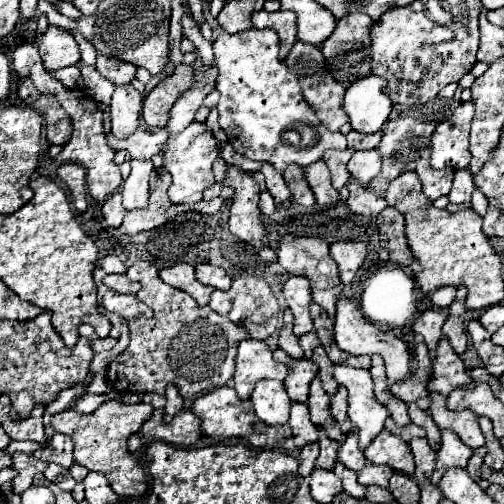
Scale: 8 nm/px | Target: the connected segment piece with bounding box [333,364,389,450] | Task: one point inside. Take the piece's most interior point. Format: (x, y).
(366, 413)

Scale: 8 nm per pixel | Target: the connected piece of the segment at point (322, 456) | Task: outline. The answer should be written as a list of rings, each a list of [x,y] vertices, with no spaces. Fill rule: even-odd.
[[[321,432],[321,436],[319,436],[317,442],[319,442],[321,450],[319,450],[319,456],[317,456],[317,460],[315,460],[315,468],[327,468],[327,470],[331,470],[331,468],[333,468],[333,462],[337,460],[339,442],[327,438],[325,432]]]

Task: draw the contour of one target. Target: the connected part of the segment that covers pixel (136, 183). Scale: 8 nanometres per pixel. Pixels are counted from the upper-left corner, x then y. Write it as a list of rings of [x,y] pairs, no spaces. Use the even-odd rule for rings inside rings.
[[[131,160],[131,174],[129,178],[123,182],[121,194],[123,194],[123,206],[127,210],[133,208],[143,208],[147,204],[147,196],[149,196],[149,174],[153,170],[153,162],[151,160]]]

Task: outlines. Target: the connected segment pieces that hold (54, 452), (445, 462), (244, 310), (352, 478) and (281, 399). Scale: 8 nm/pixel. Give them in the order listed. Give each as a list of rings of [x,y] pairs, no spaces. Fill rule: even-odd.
[[[55,434],[51,438],[51,442],[43,448],[35,450],[33,456],[39,460],[45,460],[45,462],[55,462],[63,468],[71,468],[71,464],[75,462],[73,460],[73,442],[65,434]]]
[[[441,430],[441,448],[435,452],[437,460],[435,460],[435,470],[431,474],[431,482],[437,484],[439,476],[443,476],[443,472],[449,466],[467,466],[467,460],[471,458],[473,450],[467,448],[459,436],[455,436],[455,432],[449,430]]]
[[[253,276],[235,278],[229,290],[215,290],[211,294],[211,300],[207,306],[221,316],[229,316],[229,320],[233,324],[245,328],[249,332],[249,336],[253,336],[257,340],[269,338],[279,326],[279,304],[277,304],[269,284],[261,282],[261,278],[253,278]]]
[[[335,462],[333,472],[343,480],[343,490],[349,496],[355,496],[355,498],[363,498],[365,496],[365,486],[357,484],[357,472],[355,470],[349,470],[341,462]]]
[[[259,380],[251,392],[251,402],[255,414],[265,424],[285,424],[291,408],[291,398],[287,396],[279,380]]]

